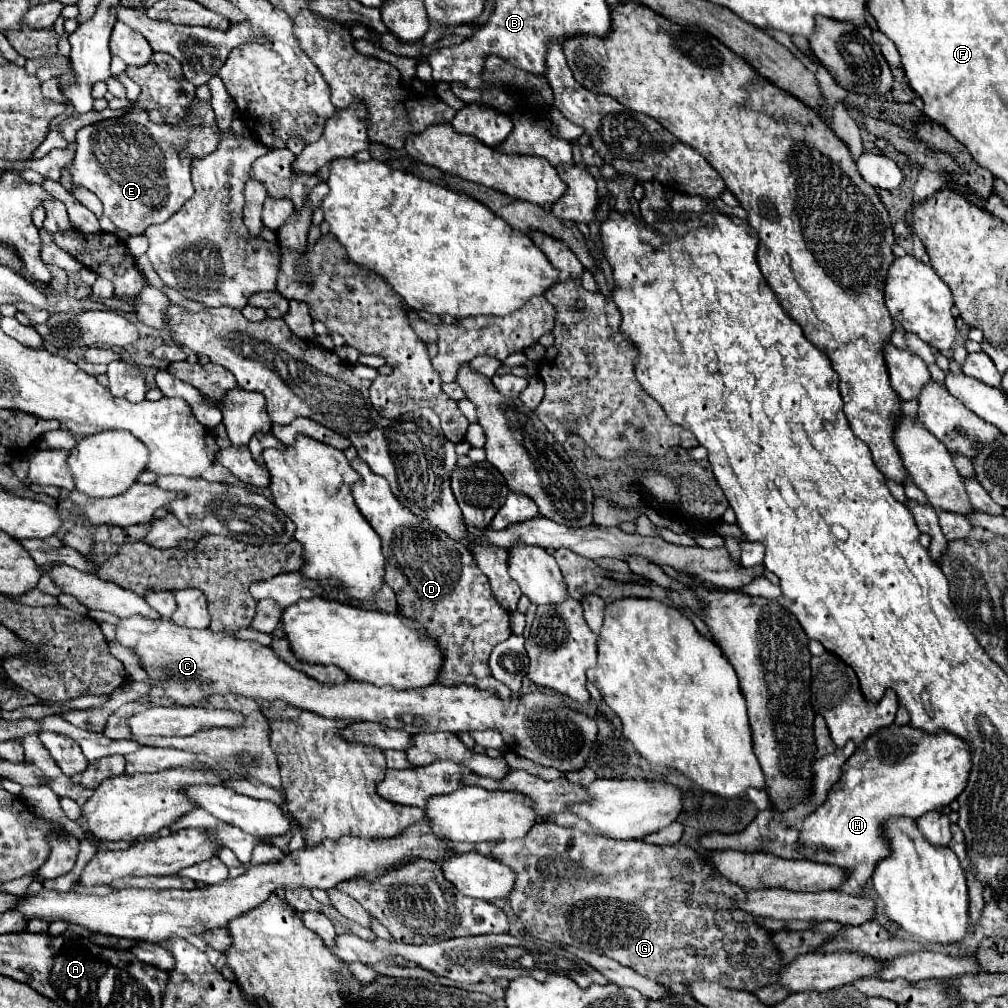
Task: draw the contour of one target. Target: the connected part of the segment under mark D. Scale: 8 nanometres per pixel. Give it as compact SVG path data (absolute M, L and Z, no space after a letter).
M354 457L350 465L362 475L362 481L354 483L350 491L356 507L382 539L382 553L386 557L384 581L398 597L398 611L402 617L418 621L444 655L436 681L450 687L474 685L508 699L512 691L492 677L488 657L498 643L512 635L510 615L502 609L502 605L498 605L490 589L490 581L478 569L470 549L462 543L458 543L456 549L456 541L452 541L446 533L432 529L428 521L422 521L420 525L420 519L392 495L388 481L372 473L360 457Z

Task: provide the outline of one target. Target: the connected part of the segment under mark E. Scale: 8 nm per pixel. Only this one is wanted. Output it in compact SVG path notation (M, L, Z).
M130 109L118 119L106 119L88 127L82 127L76 133L76 155L68 165L72 179L98 195L104 205L104 215L116 225L116 229L126 235L142 235L148 225L164 223L172 217L188 197L192 197L194 187L190 179L190 159L182 153L186 145L186 133L174 131L170 125L154 125L148 119L148 113L142 109Z

